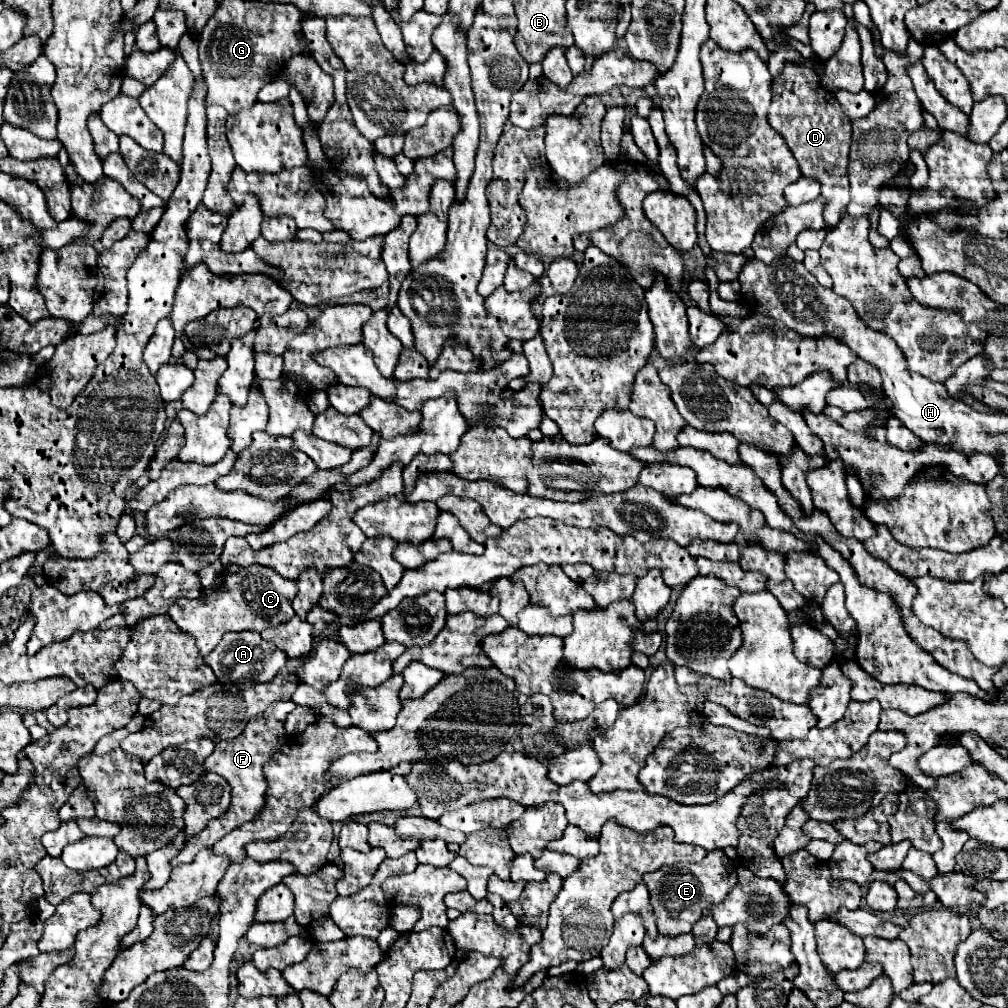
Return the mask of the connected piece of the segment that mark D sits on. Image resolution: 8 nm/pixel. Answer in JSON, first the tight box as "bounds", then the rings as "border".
{"bounds":[768,61,852,229],"border":[[[786,61],[782,75],[778,75],[772,81],[772,97],[774,99],[772,99],[772,105],[770,105],[770,111],[768,111],[768,123],[782,135],[782,139],[786,141],[790,151],[794,153],[802,175],[810,177],[810,179],[816,179],[822,185],[822,197],[826,199],[824,221],[826,221],[828,229],[834,229],[840,223],[840,219],[844,217],[844,209],[850,201],[848,175],[846,175],[848,151],[850,151],[850,143],[852,143],[850,121],[848,121],[848,117],[844,117],[836,99],[830,93],[826,93],[824,89],[820,89],[820,79],[818,79],[816,71],[808,65],[798,65],[798,63]]]}

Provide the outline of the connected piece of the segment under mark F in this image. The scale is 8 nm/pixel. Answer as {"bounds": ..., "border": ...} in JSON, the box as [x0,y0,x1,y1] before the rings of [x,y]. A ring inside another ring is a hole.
{"bounds":[172,715,280,867],"border":[[[262,715],[260,717],[252,717],[238,737],[216,743],[216,749],[204,761],[204,767],[206,767],[206,771],[224,775],[228,779],[228,783],[232,785],[232,803],[228,807],[228,813],[224,813],[222,817],[210,821],[208,827],[202,833],[194,835],[188,841],[188,849],[182,849],[172,859],[174,867],[178,867],[182,863],[192,863],[194,857],[198,855],[198,851],[210,849],[218,839],[222,839],[224,835],[228,835],[232,829],[236,829],[242,823],[254,821],[260,815],[260,811],[264,809],[266,791],[268,791],[268,781],[264,777],[264,763],[268,763],[278,749],[280,749],[280,739],[276,735],[272,735],[272,731],[266,725],[266,717],[262,717]]]}

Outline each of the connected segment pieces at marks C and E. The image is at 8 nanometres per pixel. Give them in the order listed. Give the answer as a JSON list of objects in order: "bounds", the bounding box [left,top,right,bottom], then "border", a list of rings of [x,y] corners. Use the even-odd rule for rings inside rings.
[{"bounds":[168,565,296,657],"border":[[[250,565],[242,569],[242,577],[238,573],[238,585],[228,589],[226,585],[212,585],[202,591],[198,599],[178,599],[176,605],[170,607],[168,615],[184,629],[196,637],[196,645],[200,653],[206,657],[220,643],[224,633],[228,631],[258,631],[262,633],[268,627],[276,627],[294,617],[292,601],[296,597],[296,581],[284,579],[274,569],[264,565]]]},{"bounds":[644,849,738,937],"border":[[[720,849],[710,851],[708,857],[704,857],[704,861],[700,863],[680,863],[672,867],[664,865],[658,871],[646,873],[644,883],[650,889],[650,903],[656,915],[660,935],[678,937],[690,933],[694,923],[704,915],[706,909],[724,901],[724,897],[730,893],[736,881],[738,881],[736,867]]]}]

